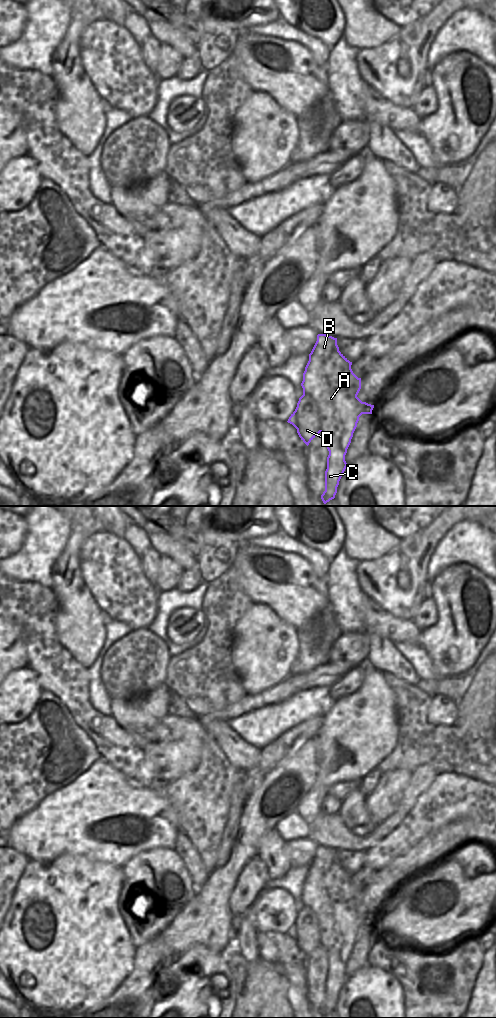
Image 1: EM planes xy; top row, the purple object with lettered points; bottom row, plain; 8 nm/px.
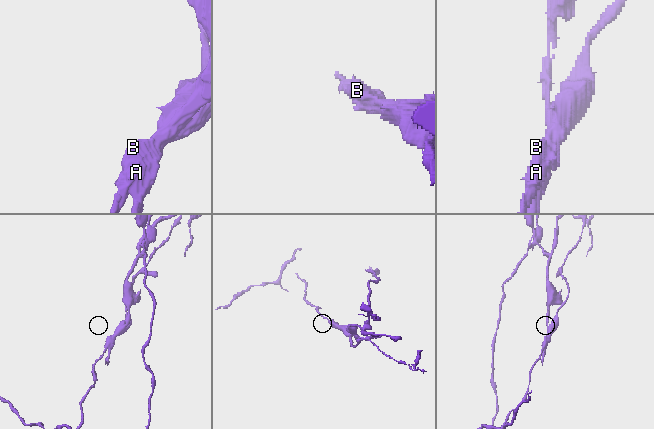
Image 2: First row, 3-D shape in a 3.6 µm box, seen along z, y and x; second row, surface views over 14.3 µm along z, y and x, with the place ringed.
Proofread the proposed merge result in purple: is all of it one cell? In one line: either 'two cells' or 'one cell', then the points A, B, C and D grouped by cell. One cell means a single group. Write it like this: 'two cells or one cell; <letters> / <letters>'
two cells; A B C / D

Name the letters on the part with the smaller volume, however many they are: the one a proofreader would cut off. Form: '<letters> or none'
D.

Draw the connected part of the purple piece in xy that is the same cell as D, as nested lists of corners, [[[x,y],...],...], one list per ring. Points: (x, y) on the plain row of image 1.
[[[303,906],[287,934],[297,941],[299,949],[308,958],[321,944],[321,929],[315,911],[308,906]]]

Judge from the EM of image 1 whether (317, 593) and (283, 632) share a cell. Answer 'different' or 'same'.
different

